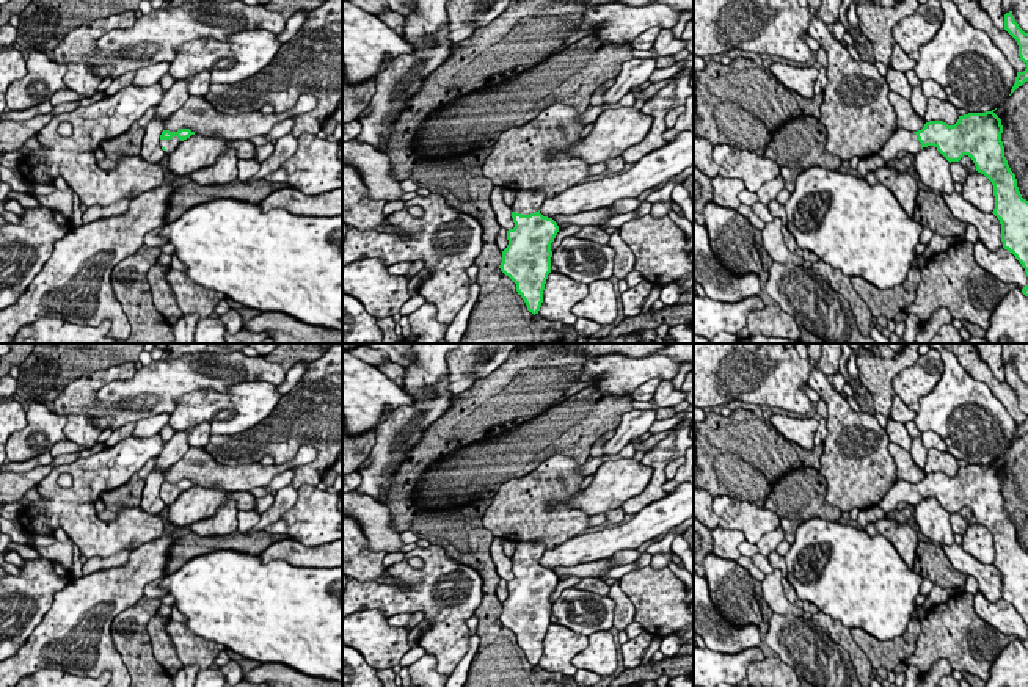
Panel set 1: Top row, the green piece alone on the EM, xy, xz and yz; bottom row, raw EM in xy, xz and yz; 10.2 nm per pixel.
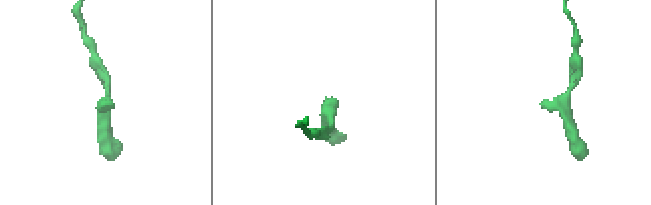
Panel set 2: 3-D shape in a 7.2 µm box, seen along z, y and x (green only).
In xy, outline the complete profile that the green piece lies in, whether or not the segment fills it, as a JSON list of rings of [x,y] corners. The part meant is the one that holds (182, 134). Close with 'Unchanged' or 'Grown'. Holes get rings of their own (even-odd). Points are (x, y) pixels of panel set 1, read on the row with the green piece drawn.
[[[180,129],[177,132],[163,130],[160,135],[160,146],[165,154],[170,155],[180,141],[190,138],[191,135],[195,135],[195,132],[191,132],[190,129]]]. Grown

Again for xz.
[[[519,190],[512,205],[513,229],[507,231],[509,245],[502,251],[501,271],[516,284],[527,311],[538,314],[543,290],[551,273],[551,243],[559,226],[543,216],[540,207],[546,196],[541,191]]]. Grown

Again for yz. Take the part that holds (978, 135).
[[[992,111],[959,116],[954,125],[929,121],[918,132],[896,129],[877,155],[885,165],[899,151],[917,154],[934,146],[950,163],[968,155],[976,171],[993,185],[993,215],[1001,224],[1003,248],[1015,256],[1028,276],[1028,201],[1022,198],[1015,174],[1004,157],[1001,119]]]. Grown

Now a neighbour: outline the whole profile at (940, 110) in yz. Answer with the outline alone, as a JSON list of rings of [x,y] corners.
[[[928,97],[926,113],[932,121],[943,121],[948,125],[954,125],[959,119],[957,108],[950,100],[940,100],[937,97]]]

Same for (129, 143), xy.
[[[135,122],[126,133],[102,141],[100,149],[104,151],[105,158],[113,162],[127,155],[140,155],[143,136],[144,136],[144,127]]]

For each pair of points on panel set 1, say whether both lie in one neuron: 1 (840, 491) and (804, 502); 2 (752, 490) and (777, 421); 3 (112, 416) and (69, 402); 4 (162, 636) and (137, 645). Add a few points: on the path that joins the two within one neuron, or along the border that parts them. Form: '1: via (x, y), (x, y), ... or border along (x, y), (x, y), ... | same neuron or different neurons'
1: border along (818, 471), (826, 482), (826, 499), (843, 512) | different neurons
2: border along (769, 419), (783, 436), (805, 449) | different neurons
3: border along (115, 380), (98, 392), (91, 411), (101, 430) | different neurons
4: border along (154, 614), (148, 637), (153, 656), (167, 670) | different neurons

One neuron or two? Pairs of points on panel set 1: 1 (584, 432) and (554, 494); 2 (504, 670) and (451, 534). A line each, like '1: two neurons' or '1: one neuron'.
1: two neurons
2: one neuron

